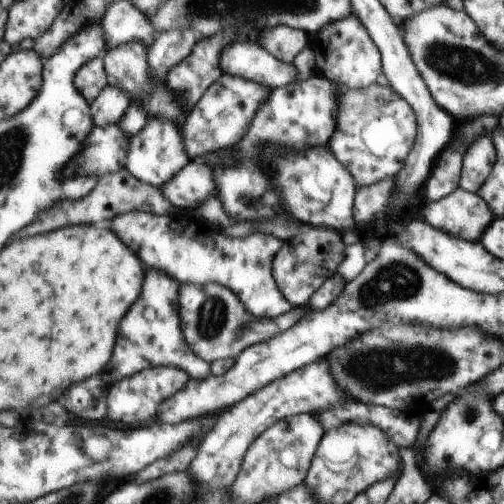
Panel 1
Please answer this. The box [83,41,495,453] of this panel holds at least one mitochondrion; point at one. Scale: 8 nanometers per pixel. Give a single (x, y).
(381, 369)

